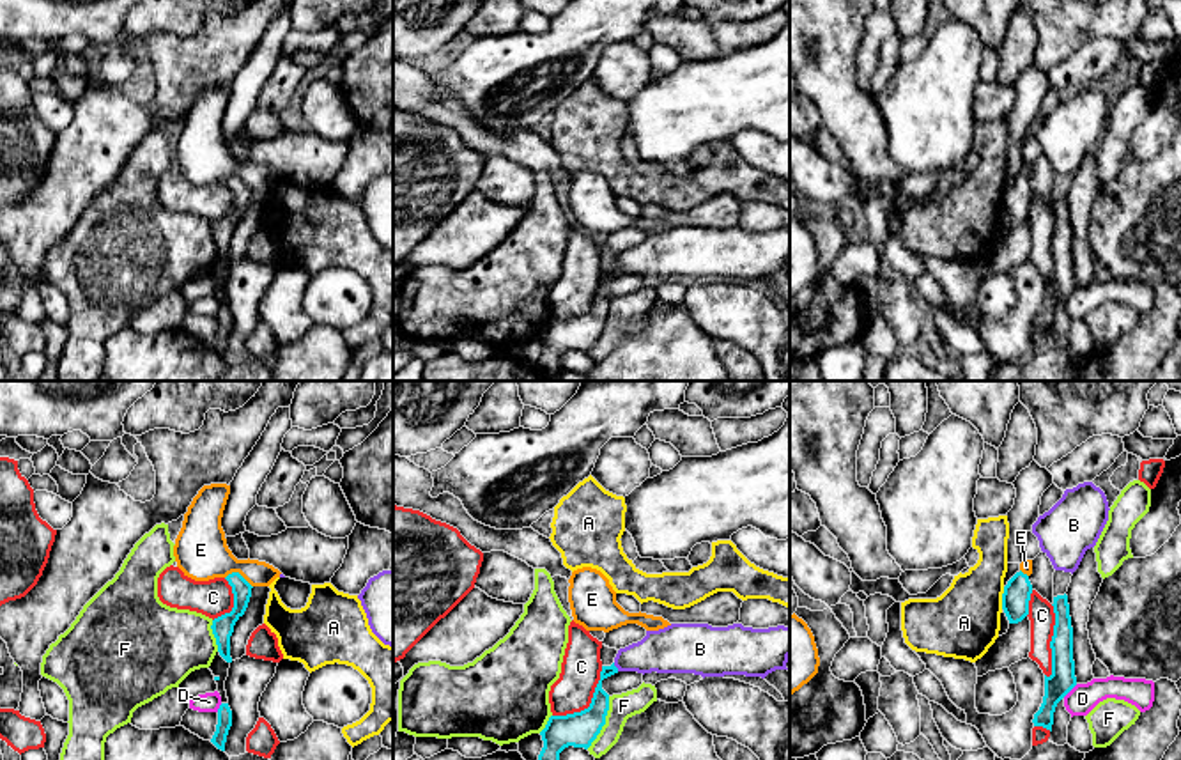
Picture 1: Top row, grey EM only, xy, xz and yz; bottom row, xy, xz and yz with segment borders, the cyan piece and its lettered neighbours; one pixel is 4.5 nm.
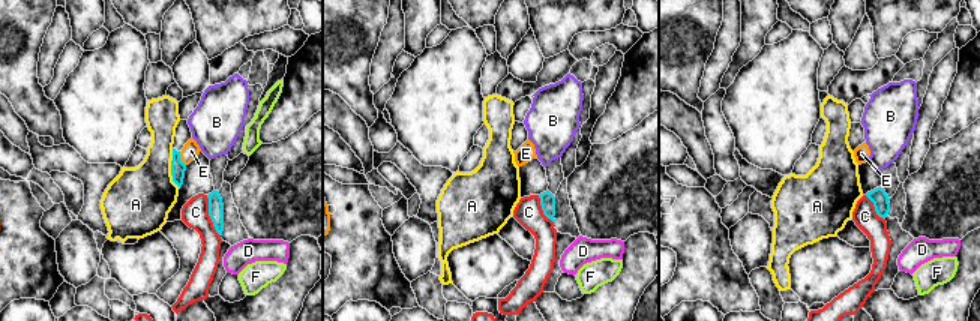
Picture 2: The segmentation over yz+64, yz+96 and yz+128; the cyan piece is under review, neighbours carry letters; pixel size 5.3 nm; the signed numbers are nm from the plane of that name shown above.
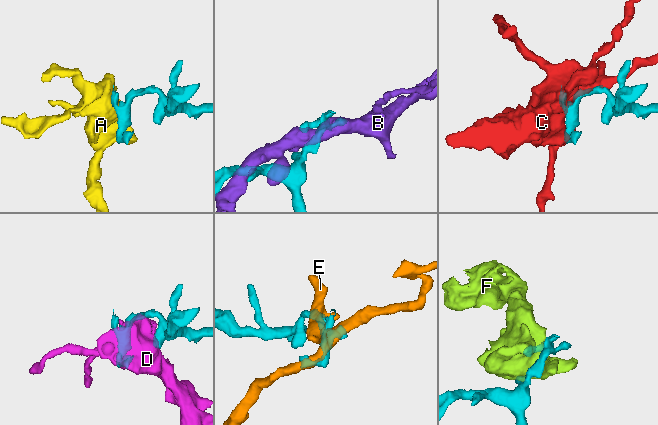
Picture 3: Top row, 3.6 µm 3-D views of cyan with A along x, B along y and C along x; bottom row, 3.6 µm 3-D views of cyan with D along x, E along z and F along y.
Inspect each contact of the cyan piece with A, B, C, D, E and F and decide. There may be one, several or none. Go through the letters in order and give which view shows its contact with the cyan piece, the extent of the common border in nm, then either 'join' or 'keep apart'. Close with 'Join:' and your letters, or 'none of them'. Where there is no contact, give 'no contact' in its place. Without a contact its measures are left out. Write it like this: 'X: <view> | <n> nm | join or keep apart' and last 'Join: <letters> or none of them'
A: yz | 110 nm | keep apart
B: xz | 50 nm | keep apart
C: xz | 320 nm | keep apart
D: yz | 90 nm | keep apart
E: xy | 140 nm | keep apart
F: xz | 260 nm | keep apart
Join: none of them

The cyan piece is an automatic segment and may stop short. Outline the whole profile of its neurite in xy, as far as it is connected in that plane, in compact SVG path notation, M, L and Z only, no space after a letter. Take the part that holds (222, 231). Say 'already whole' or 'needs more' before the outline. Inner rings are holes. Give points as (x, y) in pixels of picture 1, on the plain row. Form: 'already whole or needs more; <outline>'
already whole; M232 175L225 182L232 190L234 211L230 216L225 216L225 218L214 221L211 232L216 241L220 259L227 266L232 266L230 239L234 236L235 225L244 218L244 214L248 211L253 190L239 175Z

